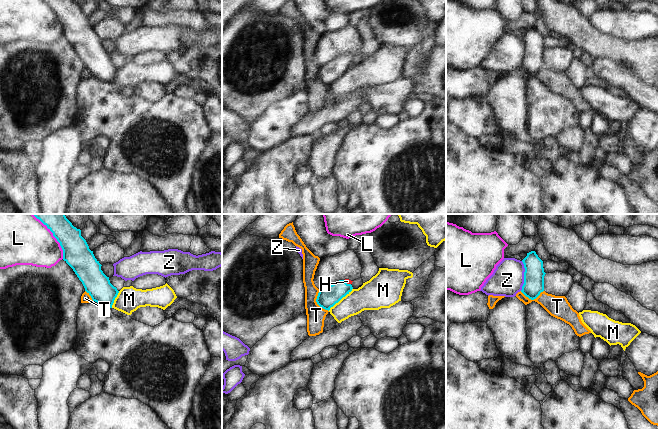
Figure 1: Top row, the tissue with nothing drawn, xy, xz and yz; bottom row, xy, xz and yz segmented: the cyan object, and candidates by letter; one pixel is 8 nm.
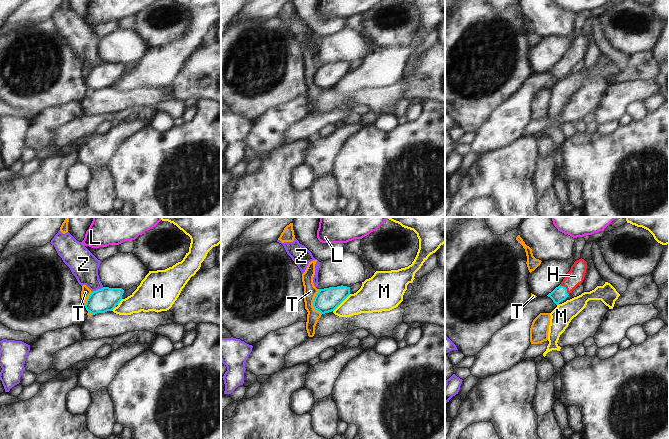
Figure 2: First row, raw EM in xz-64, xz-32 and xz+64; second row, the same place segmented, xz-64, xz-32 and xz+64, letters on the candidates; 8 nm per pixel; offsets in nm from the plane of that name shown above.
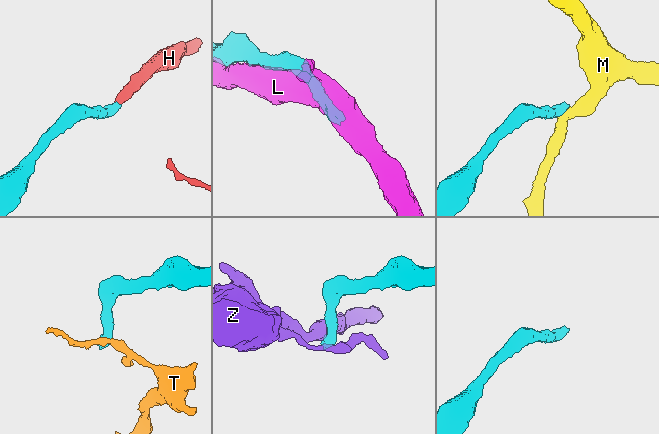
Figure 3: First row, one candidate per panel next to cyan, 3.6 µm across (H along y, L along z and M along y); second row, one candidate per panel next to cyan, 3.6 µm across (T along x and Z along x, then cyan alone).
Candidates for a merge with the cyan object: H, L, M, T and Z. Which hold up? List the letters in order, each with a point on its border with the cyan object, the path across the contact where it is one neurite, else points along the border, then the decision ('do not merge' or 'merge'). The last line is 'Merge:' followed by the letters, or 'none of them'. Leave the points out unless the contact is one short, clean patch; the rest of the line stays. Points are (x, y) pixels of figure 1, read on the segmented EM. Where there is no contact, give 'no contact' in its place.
H: meets cyan in xz at (346, 283); runs through xz (327, 297), (346, 283), (347, 281); merge
L: meets cyan in xy at (53, 235); do not merge
M: meets cyan in xz at (340, 299); border along xz (352, 288), (328, 310); do not merge
T: meets cyan in xz at (316, 301); border along xz (318, 290), (316, 302), (328, 311); do not merge
Z: meets cyan in yz at (524, 276); border along yz (522, 261), (524, 276), (523, 285), (520, 290); do not merge
Merge: H

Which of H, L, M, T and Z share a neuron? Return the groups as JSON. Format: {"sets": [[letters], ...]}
{"sets": [["H"], ["L"], ["M"], ["T"], ["Z"]]}

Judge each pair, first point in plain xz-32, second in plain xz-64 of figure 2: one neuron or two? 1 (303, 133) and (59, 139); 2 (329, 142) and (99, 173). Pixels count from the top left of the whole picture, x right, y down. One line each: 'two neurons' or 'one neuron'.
1: one neuron
2: two neurons

